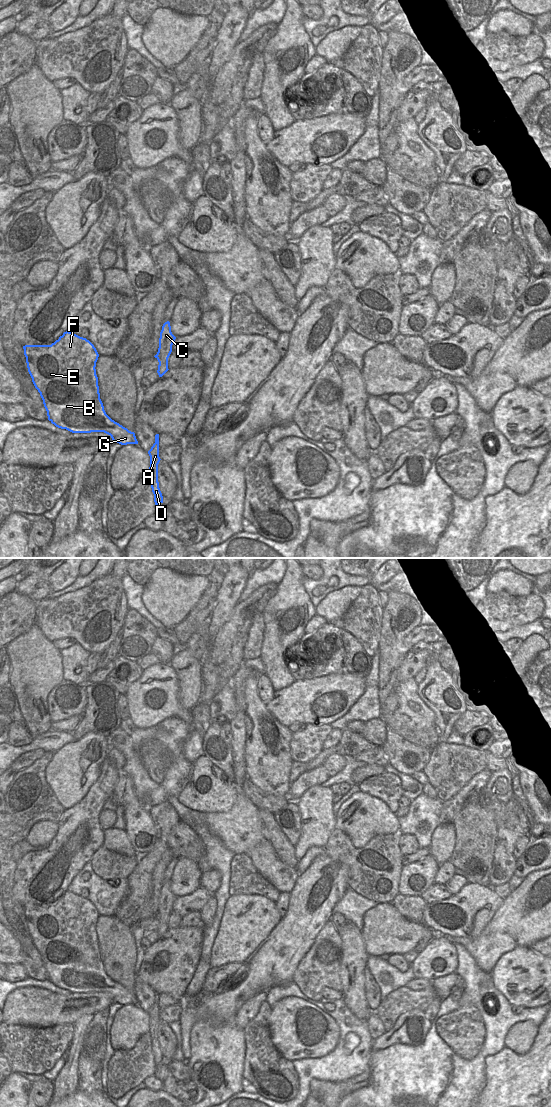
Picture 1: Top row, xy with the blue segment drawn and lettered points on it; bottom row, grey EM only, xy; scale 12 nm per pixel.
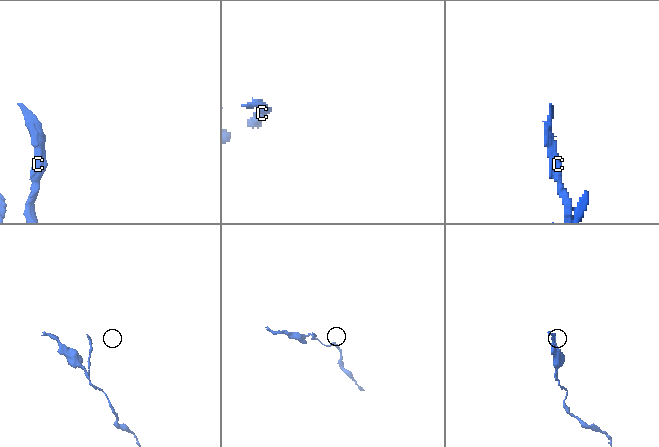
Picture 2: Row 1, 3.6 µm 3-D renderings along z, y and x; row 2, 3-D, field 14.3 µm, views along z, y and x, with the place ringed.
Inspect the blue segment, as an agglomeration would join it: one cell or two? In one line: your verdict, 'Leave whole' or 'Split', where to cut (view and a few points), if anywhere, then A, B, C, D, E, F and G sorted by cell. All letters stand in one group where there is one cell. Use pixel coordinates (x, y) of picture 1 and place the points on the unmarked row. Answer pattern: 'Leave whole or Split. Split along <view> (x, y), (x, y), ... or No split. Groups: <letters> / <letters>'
Split. Split along xy (155, 1001), (158, 1003). Groups: A B D E F G / C

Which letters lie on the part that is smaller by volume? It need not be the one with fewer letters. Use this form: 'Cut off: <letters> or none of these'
Cut off: C

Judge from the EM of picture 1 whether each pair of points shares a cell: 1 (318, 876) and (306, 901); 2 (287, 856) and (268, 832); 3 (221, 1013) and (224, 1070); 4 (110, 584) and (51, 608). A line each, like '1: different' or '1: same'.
1: same
2: same
3: different
4: same

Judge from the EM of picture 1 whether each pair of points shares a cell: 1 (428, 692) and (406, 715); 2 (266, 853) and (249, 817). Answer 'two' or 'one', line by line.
1: two
2: two

